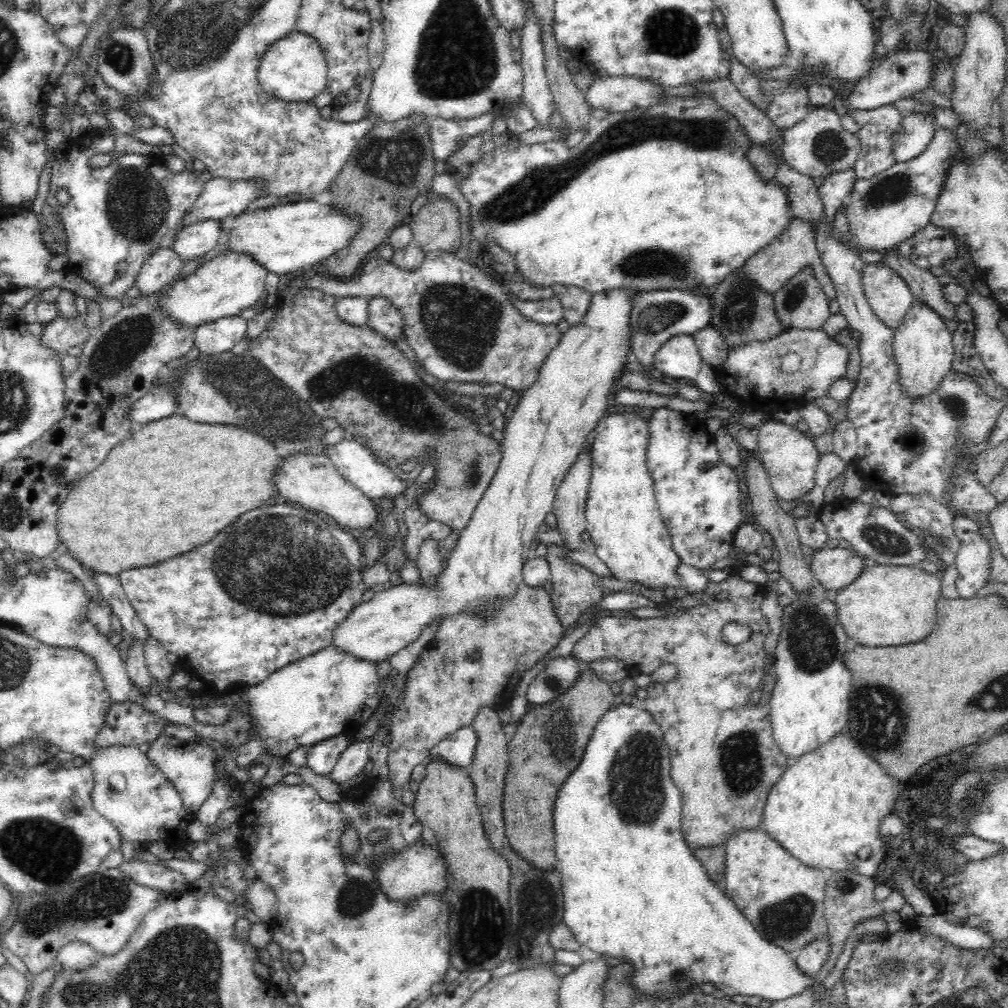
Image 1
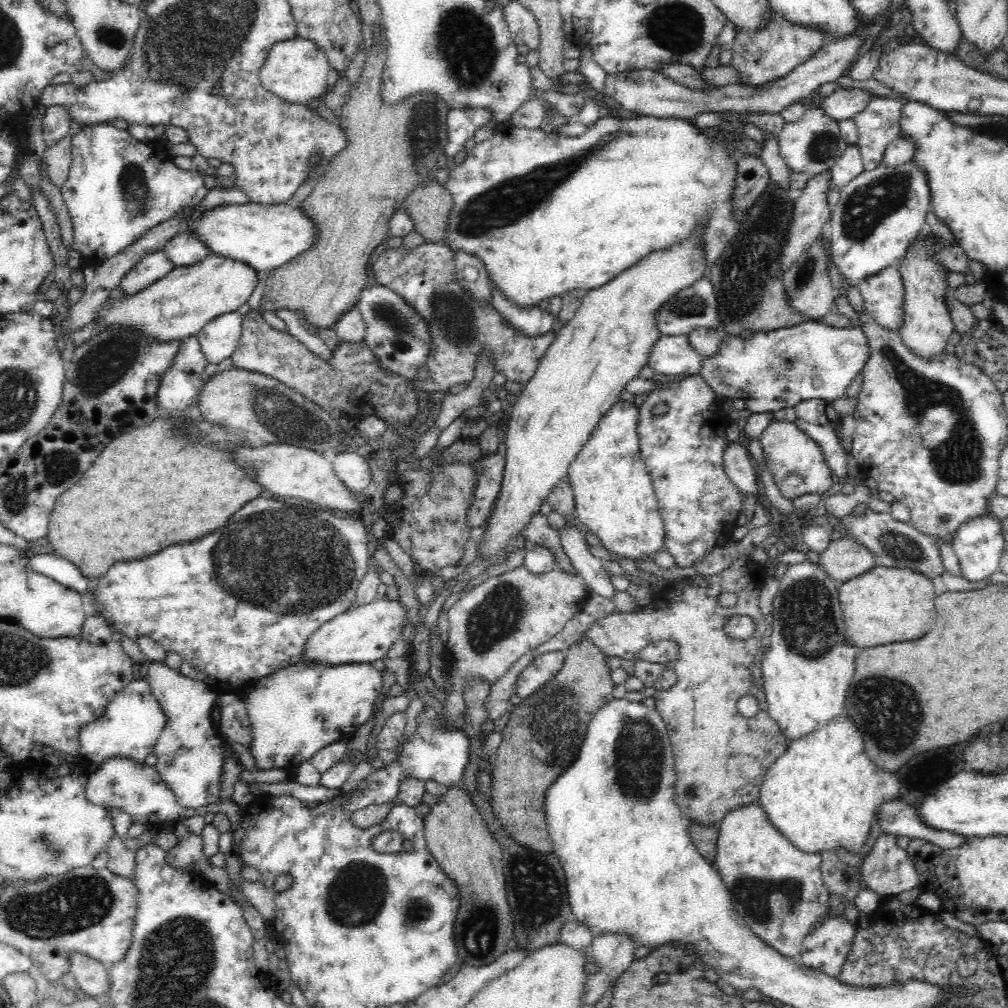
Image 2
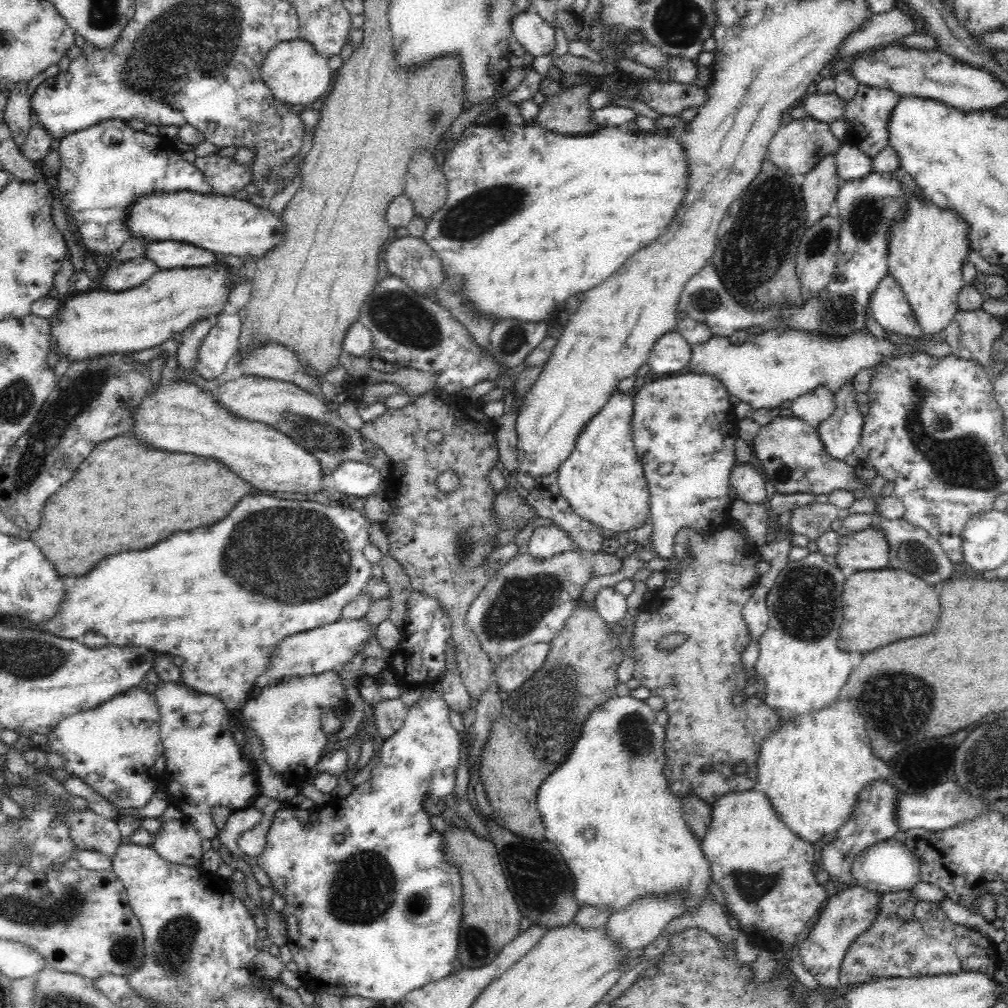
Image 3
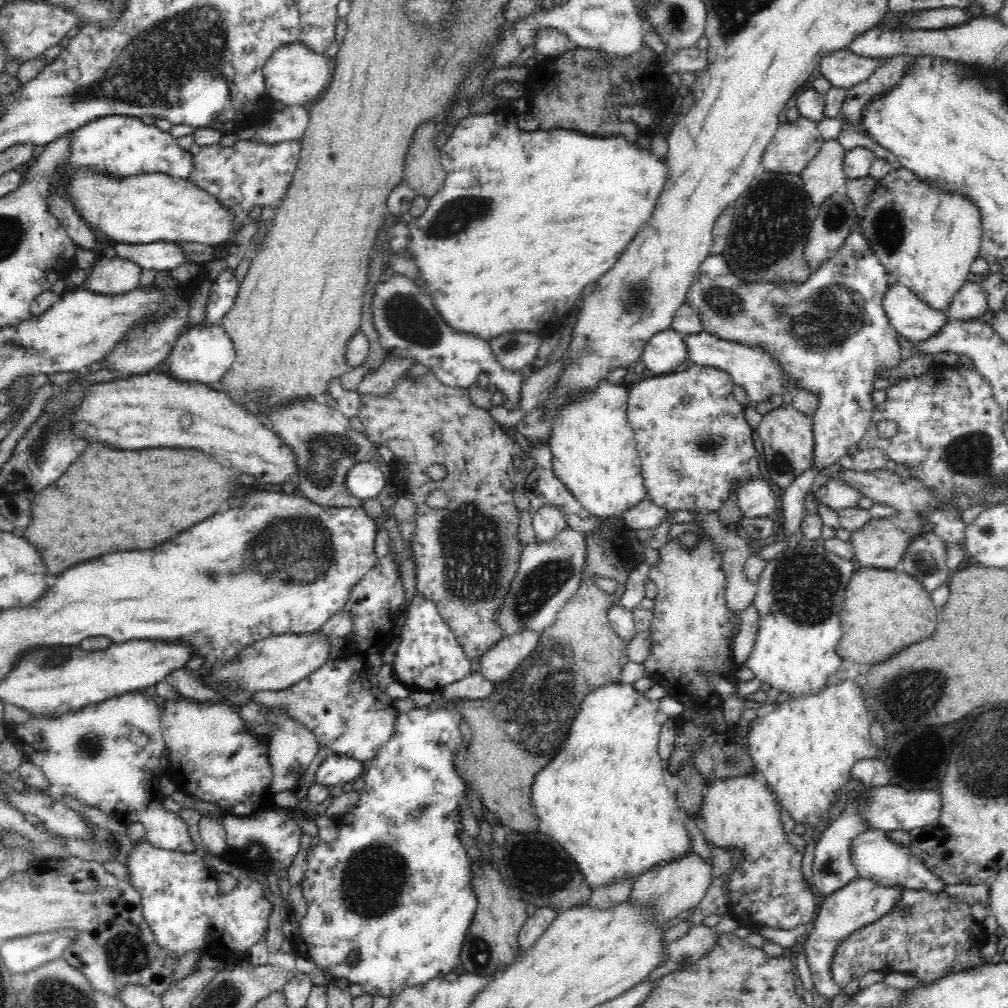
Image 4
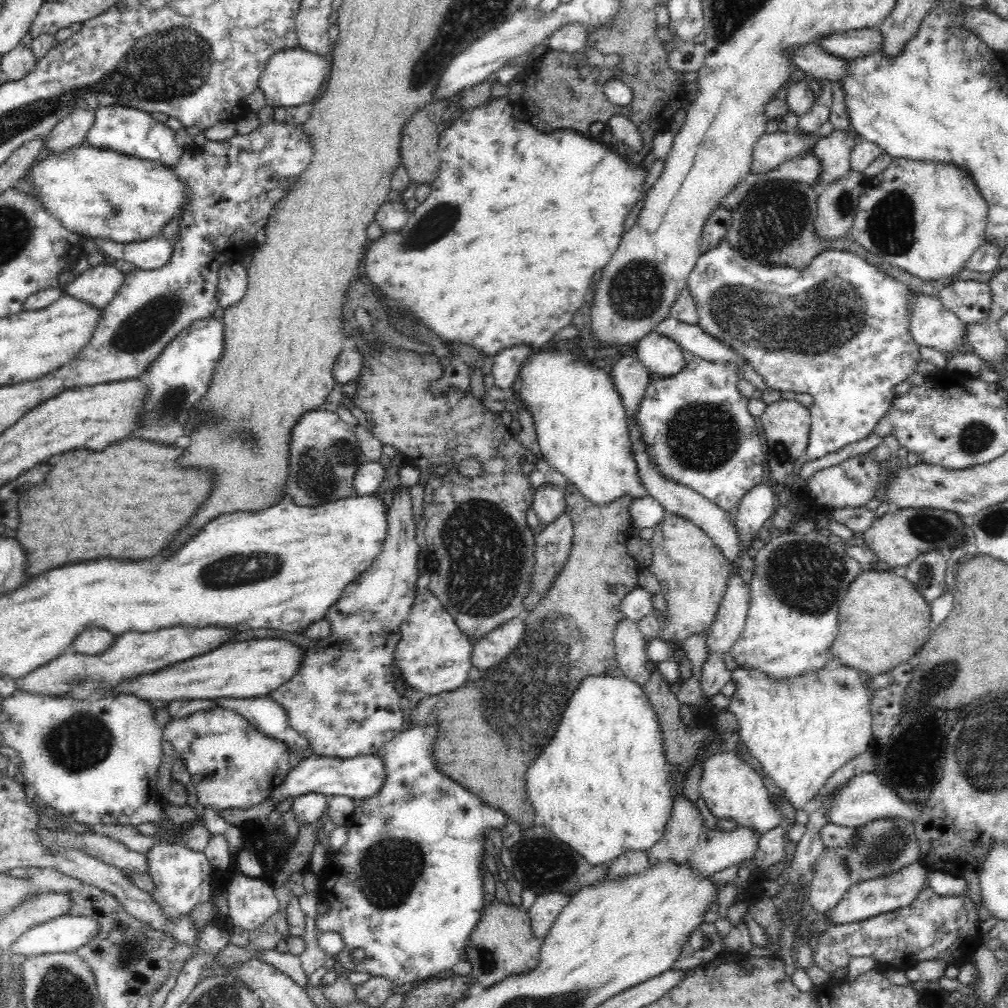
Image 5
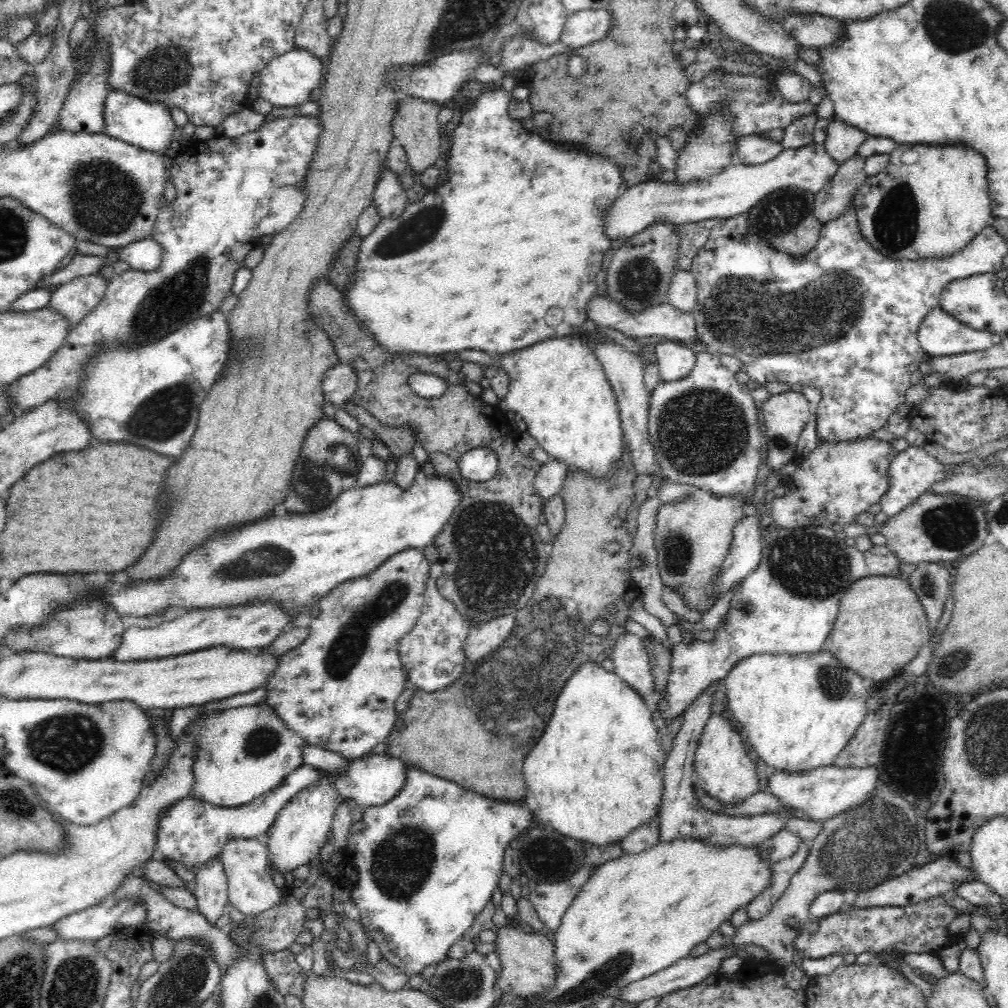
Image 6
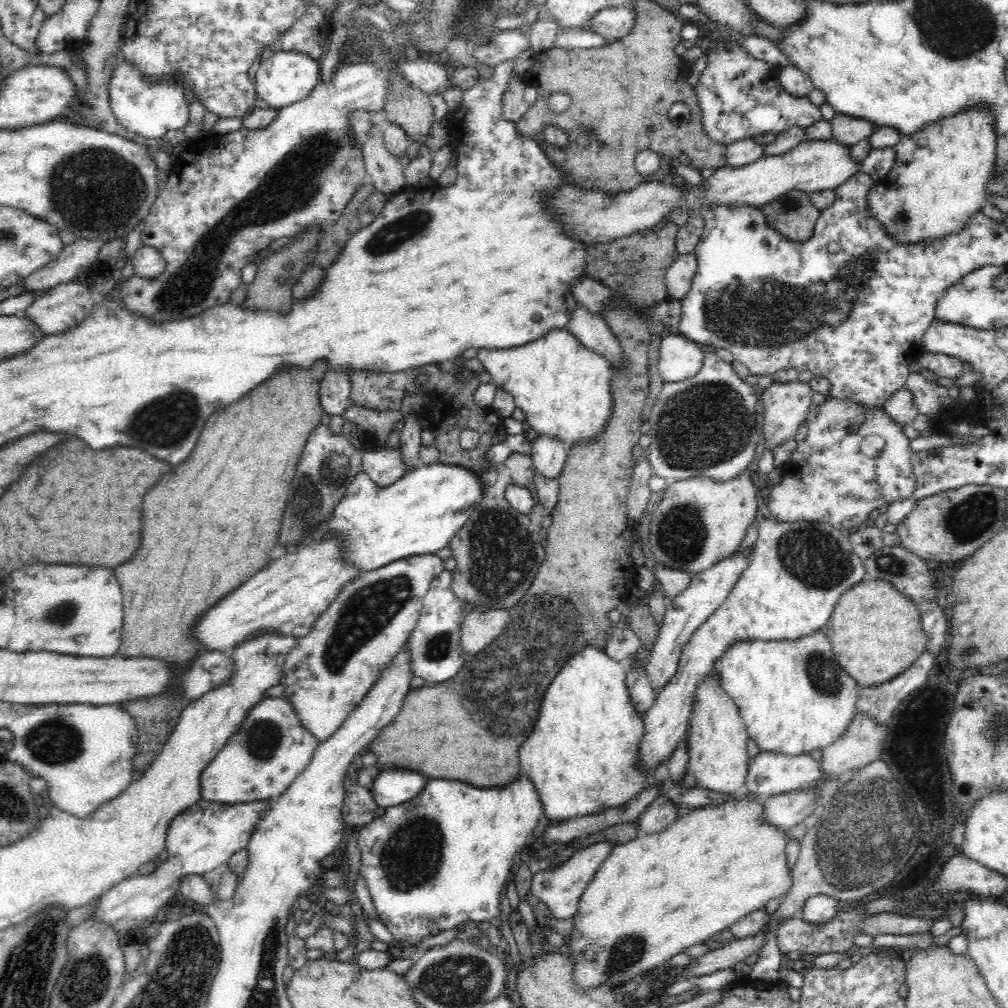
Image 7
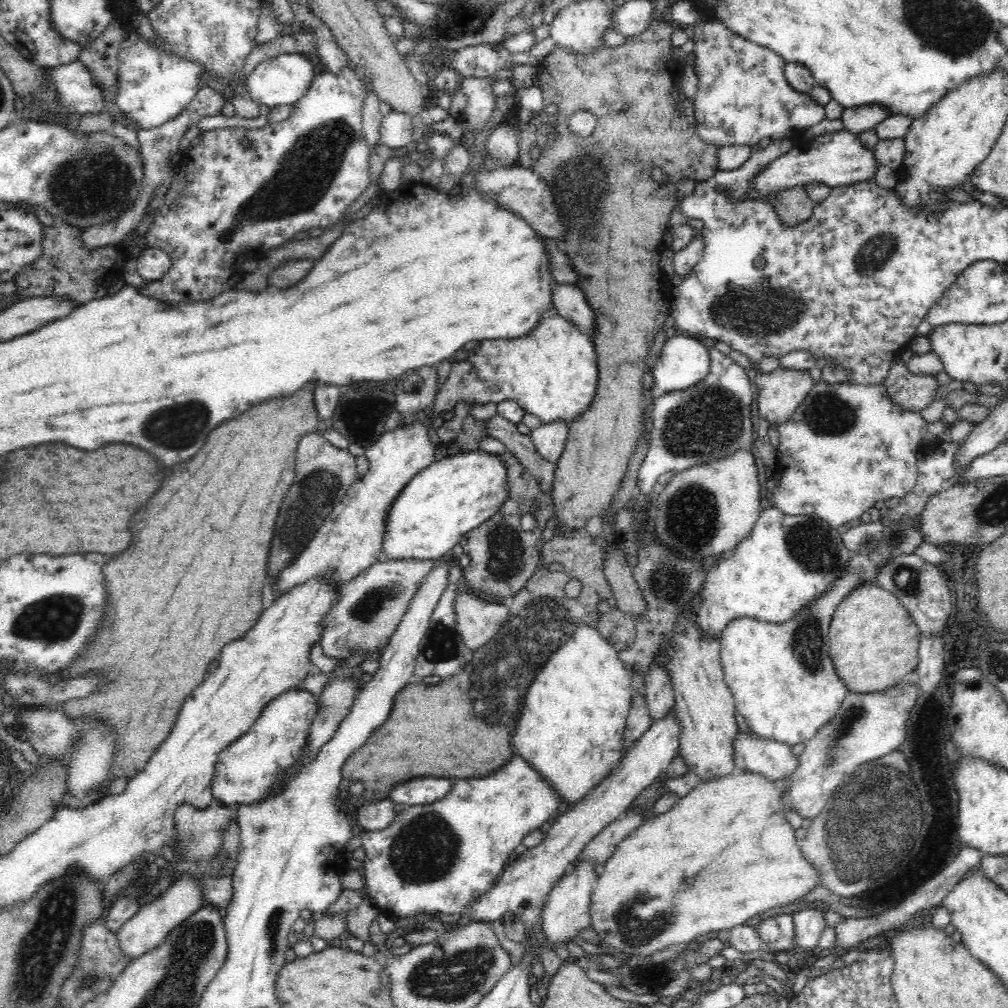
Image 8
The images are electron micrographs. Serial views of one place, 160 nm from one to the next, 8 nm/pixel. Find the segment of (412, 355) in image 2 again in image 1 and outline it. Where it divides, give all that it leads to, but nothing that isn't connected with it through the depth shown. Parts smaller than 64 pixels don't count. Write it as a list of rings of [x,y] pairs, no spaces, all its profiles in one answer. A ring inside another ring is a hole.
[[[373,298],[368,304],[368,325],[374,332],[381,334],[392,343],[398,340],[402,334],[404,324],[400,312],[392,306],[390,301],[384,298]]]

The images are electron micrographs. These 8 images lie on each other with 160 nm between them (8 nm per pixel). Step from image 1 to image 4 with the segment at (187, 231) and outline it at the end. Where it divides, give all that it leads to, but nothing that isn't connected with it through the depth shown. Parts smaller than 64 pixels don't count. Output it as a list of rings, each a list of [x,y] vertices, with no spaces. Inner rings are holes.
[[[154,242],[152,244],[125,244],[116,246],[117,256],[135,262],[146,270],[167,271],[184,264],[185,252],[181,246],[172,242]]]

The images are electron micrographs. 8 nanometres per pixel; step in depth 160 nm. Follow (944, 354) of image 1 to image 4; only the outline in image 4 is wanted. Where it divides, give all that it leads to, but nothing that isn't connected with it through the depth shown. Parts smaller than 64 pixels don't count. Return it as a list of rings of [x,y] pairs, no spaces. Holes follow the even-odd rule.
[[[901,167],[880,179],[880,190],[872,195],[868,204],[861,207],[857,222],[870,249],[884,265],[889,279],[904,283],[922,303],[935,312],[949,316],[949,304],[967,281],[966,276],[971,272],[971,264],[978,257],[981,248],[982,222],[978,208],[966,198],[947,194]]]

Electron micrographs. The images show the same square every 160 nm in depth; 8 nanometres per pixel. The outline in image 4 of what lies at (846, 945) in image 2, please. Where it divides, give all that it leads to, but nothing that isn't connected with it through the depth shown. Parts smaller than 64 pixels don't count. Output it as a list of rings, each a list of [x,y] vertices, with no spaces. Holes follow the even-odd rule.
[[[859,877],[824,897],[820,911],[814,918],[814,929],[805,937],[806,942],[804,942],[804,955],[806,955],[811,978],[816,990],[822,996],[832,998],[841,990],[834,982],[831,971],[838,945],[842,944],[848,936],[852,936],[857,930],[888,914],[896,906],[896,902],[900,900],[900,892],[900,887],[884,887],[884,885],[874,883],[873,880]]]

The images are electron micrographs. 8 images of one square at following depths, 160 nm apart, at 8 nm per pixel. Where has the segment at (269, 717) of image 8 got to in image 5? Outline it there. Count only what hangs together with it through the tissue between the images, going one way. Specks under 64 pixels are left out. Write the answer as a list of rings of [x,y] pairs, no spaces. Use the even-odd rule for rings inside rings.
[[[212,706],[183,718],[172,718],[163,729],[163,739],[171,742],[176,756],[186,767],[200,807],[210,806],[218,811],[252,808],[271,797],[288,774],[287,746],[274,737],[259,734],[240,714],[230,709]]]

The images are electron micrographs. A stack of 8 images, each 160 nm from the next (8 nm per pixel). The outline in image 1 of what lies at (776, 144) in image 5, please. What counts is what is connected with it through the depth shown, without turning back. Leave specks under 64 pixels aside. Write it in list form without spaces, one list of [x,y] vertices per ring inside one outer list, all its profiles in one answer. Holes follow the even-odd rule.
[[[812,107],[801,121],[783,130],[783,137],[784,162],[812,179],[854,169],[861,151],[860,139],[843,127],[839,109]]]

